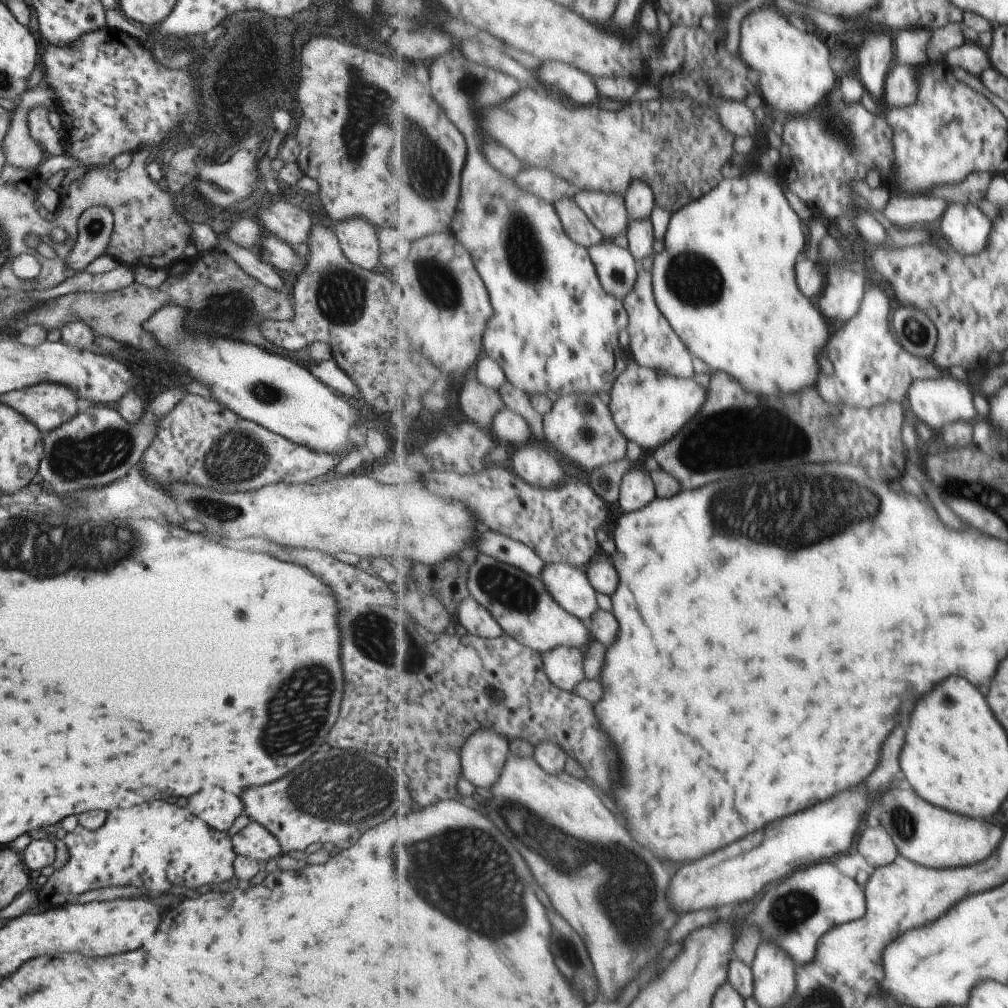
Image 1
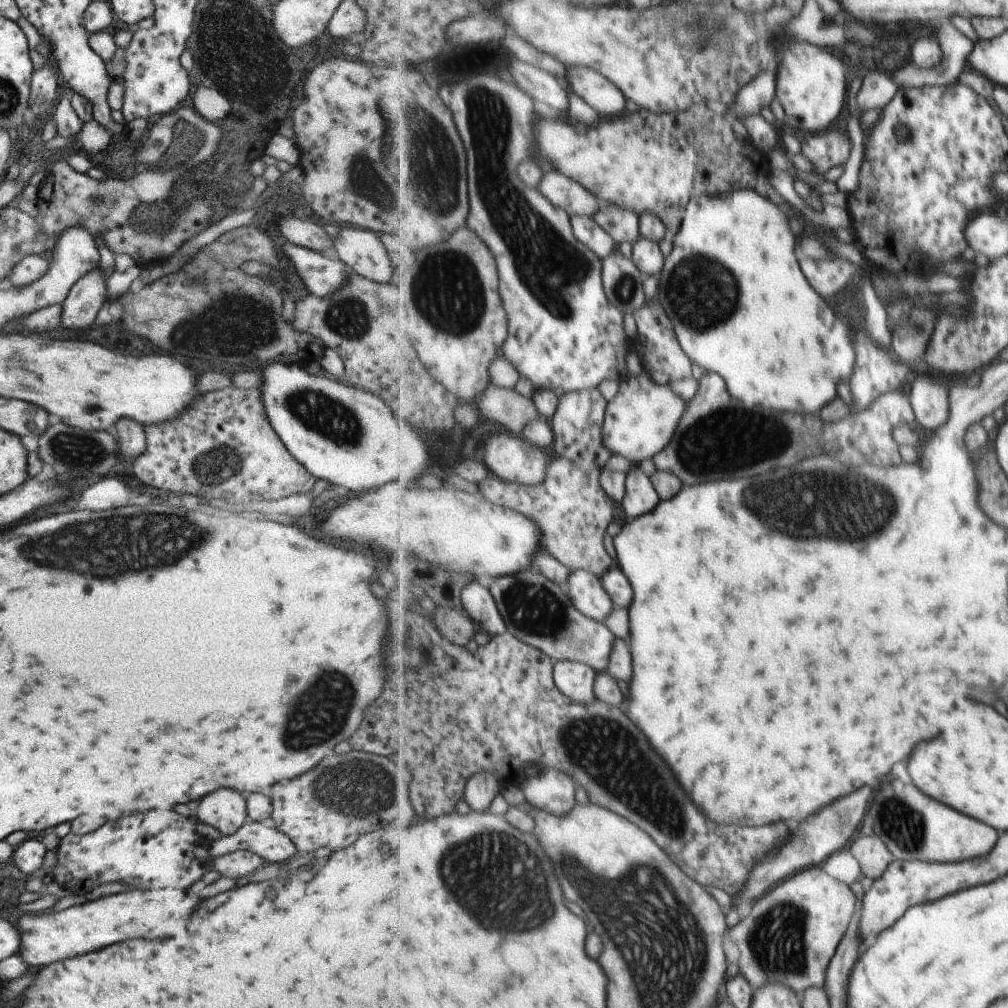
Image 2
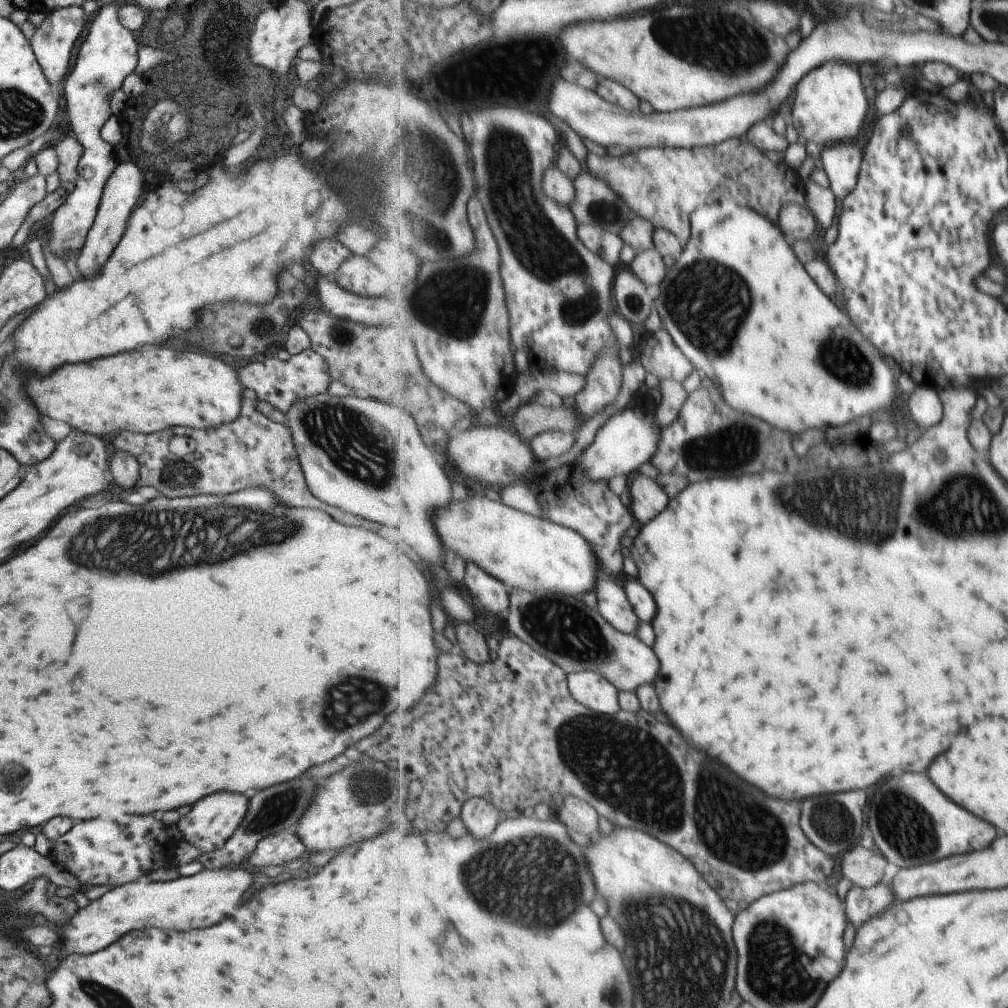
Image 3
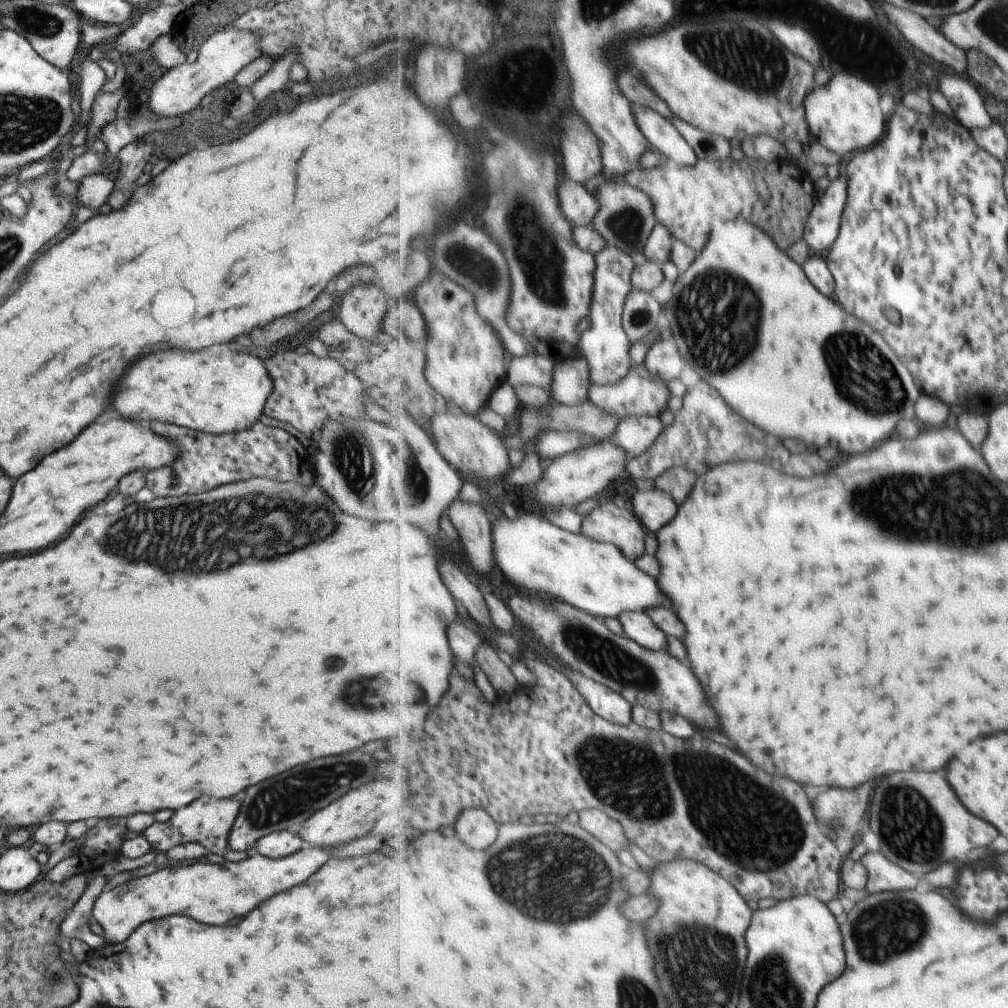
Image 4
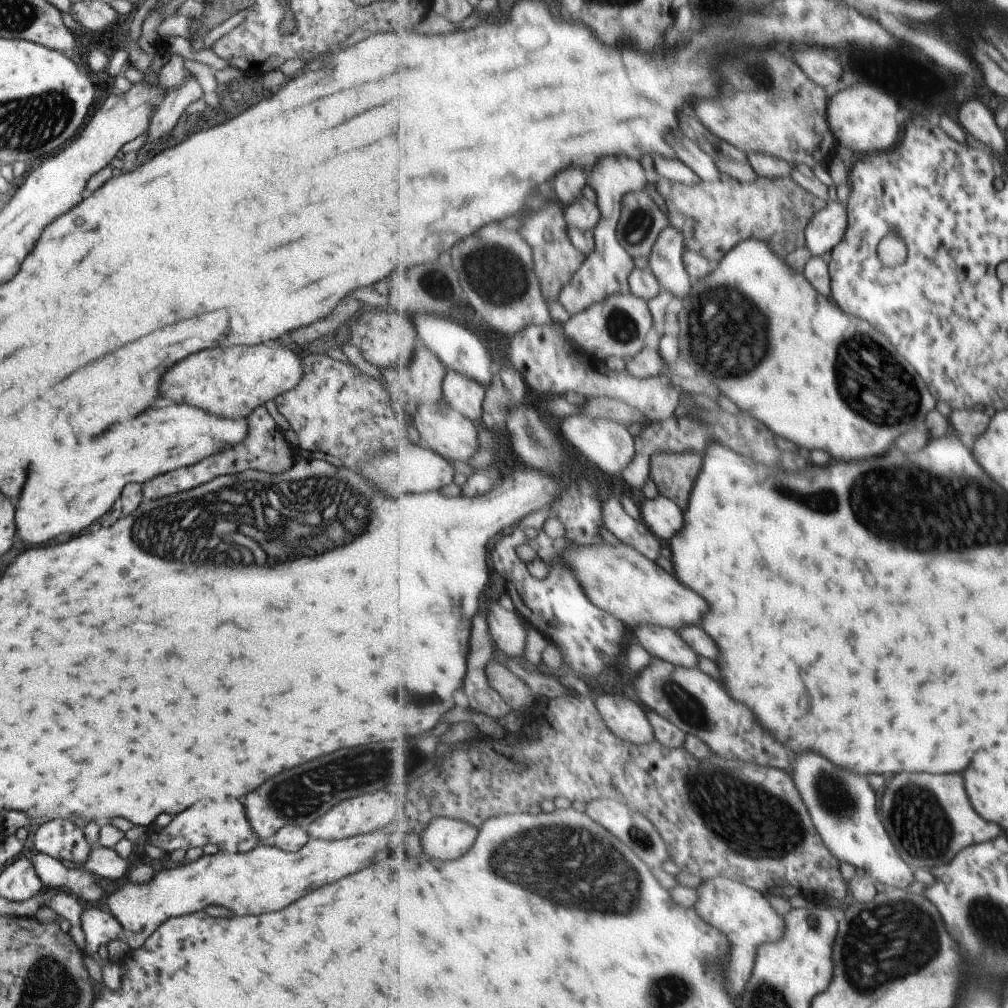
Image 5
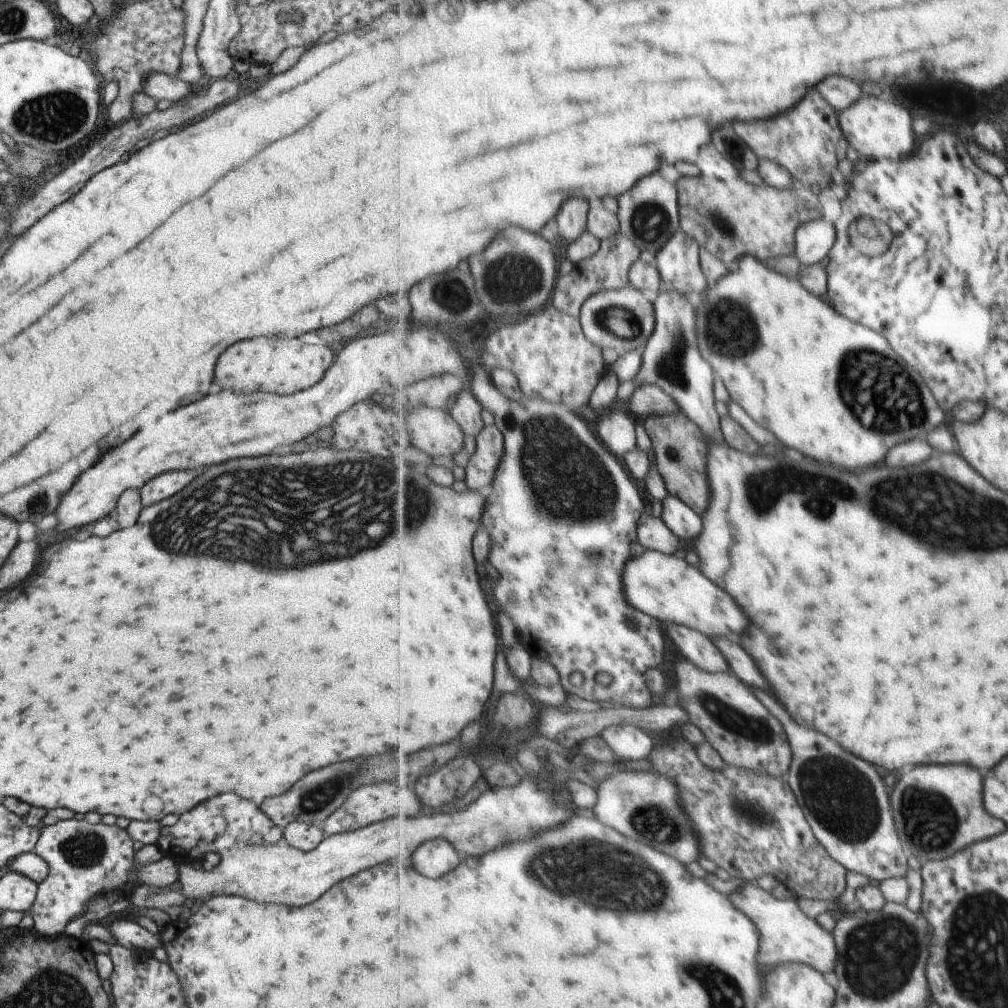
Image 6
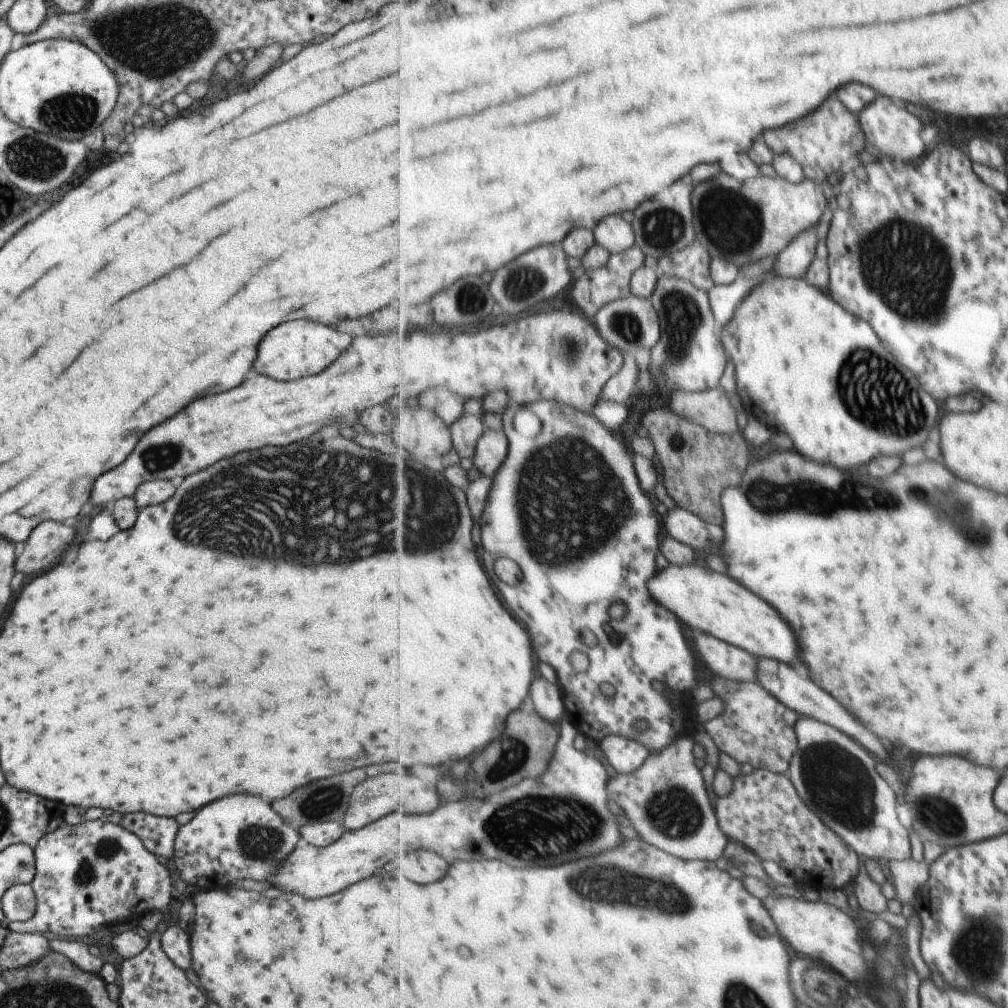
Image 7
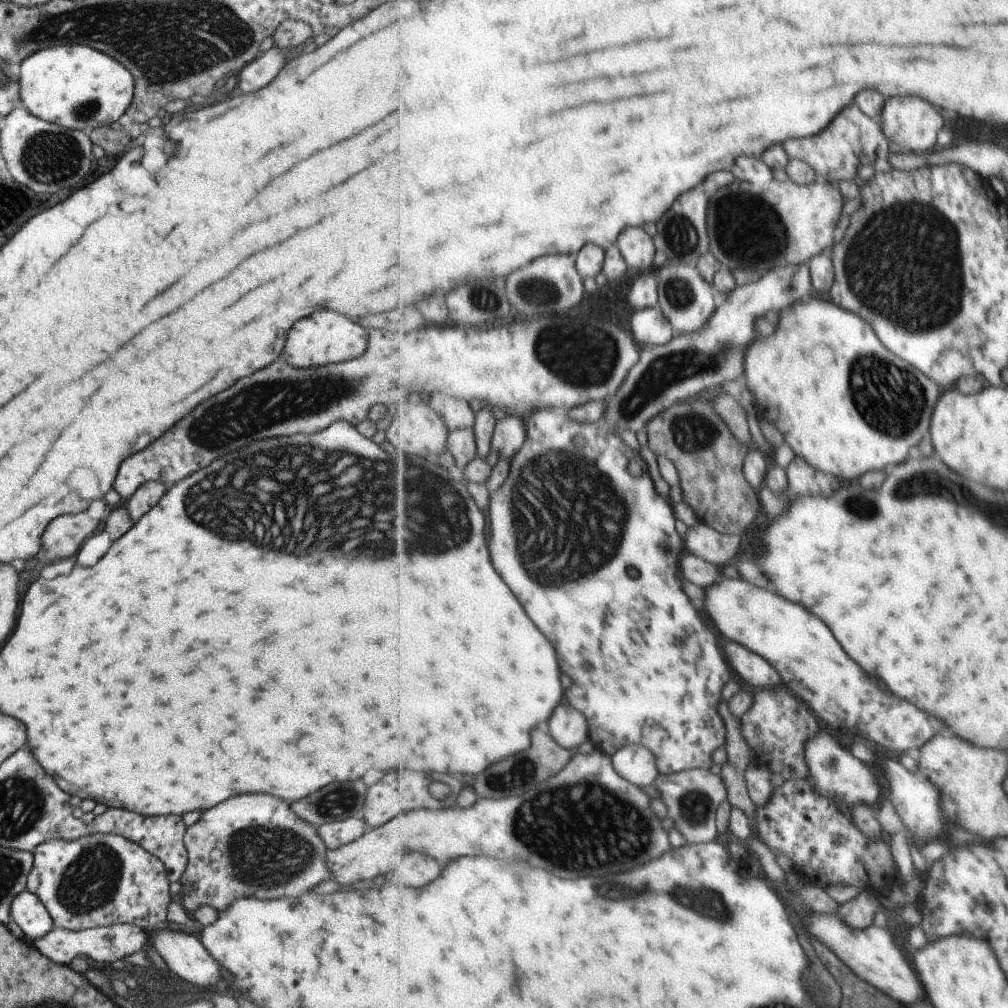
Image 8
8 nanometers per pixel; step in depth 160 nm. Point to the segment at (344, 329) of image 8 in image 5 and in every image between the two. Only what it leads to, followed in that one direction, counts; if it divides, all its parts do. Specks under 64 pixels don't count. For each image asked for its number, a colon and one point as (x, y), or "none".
5: (236, 380)
6: (282, 367)
7: (295, 350)

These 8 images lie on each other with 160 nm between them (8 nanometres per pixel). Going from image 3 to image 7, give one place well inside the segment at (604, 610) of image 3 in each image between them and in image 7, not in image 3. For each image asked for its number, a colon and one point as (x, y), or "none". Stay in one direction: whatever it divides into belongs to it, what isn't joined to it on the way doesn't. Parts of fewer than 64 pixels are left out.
4: (638, 625)
5: (659, 642)
6: (696, 647)
7: (725, 660)

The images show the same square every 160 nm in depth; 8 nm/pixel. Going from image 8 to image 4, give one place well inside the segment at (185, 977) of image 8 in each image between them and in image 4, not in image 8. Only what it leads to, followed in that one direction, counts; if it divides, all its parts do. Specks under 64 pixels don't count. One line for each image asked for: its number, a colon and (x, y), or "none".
4: (74, 925)
5: (98, 927)
6: (126, 932)
7: (173, 941)

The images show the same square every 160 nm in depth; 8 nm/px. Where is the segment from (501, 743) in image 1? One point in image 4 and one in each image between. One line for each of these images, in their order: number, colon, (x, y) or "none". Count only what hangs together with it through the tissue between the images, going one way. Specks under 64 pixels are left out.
2: (483, 787)
3: (481, 817)
4: (476, 827)

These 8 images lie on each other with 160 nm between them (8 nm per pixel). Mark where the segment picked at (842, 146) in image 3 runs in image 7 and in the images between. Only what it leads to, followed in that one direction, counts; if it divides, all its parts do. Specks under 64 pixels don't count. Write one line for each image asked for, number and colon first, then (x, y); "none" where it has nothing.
4: (824, 228)
5: (828, 228)
6: (815, 240)
7: (793, 262)

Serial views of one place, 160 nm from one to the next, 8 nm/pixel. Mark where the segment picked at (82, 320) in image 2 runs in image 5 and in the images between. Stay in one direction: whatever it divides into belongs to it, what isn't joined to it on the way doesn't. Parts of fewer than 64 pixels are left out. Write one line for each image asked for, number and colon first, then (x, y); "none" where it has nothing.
3: (120, 191)
4: (131, 158)
5: (167, 113)

